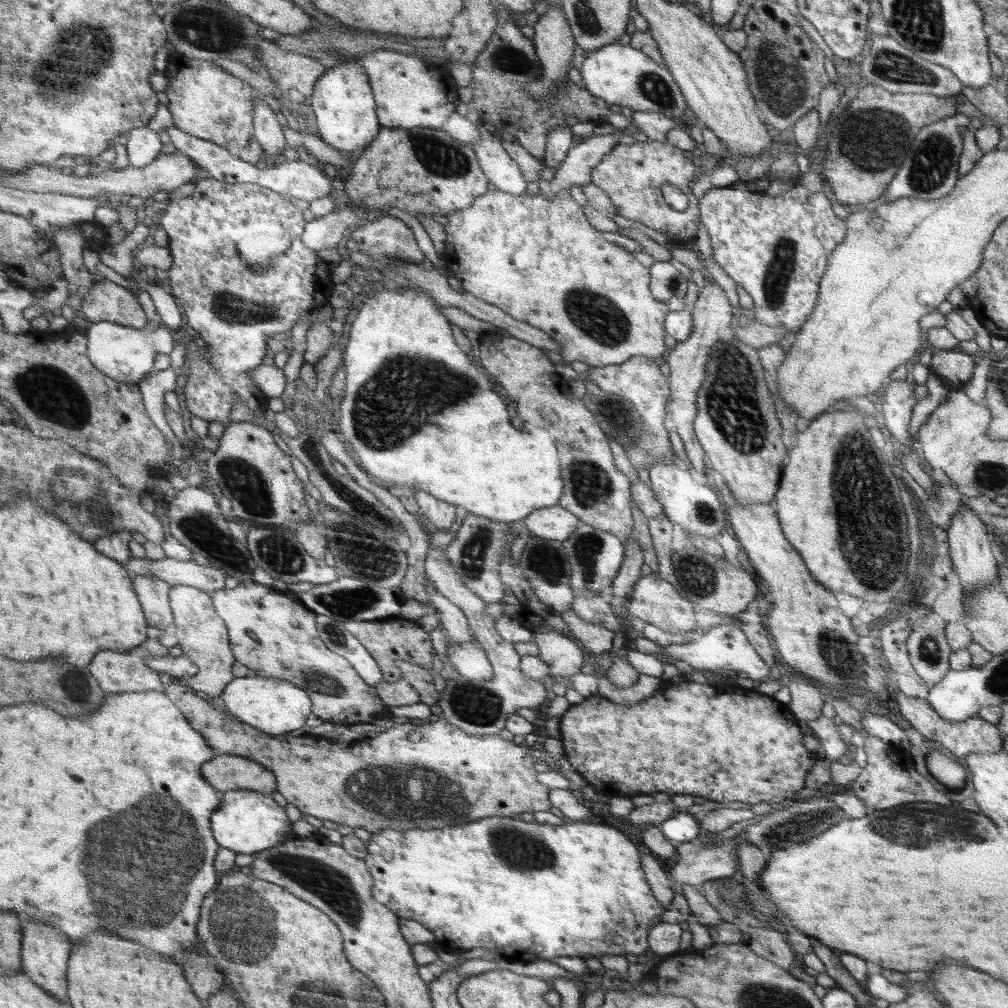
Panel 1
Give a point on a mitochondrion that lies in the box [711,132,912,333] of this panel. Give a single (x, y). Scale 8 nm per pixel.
(781, 266)

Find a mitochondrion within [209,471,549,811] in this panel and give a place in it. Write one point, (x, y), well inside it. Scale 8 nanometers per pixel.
(364, 551)

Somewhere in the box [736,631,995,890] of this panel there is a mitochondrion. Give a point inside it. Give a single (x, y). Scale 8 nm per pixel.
(922, 828)

